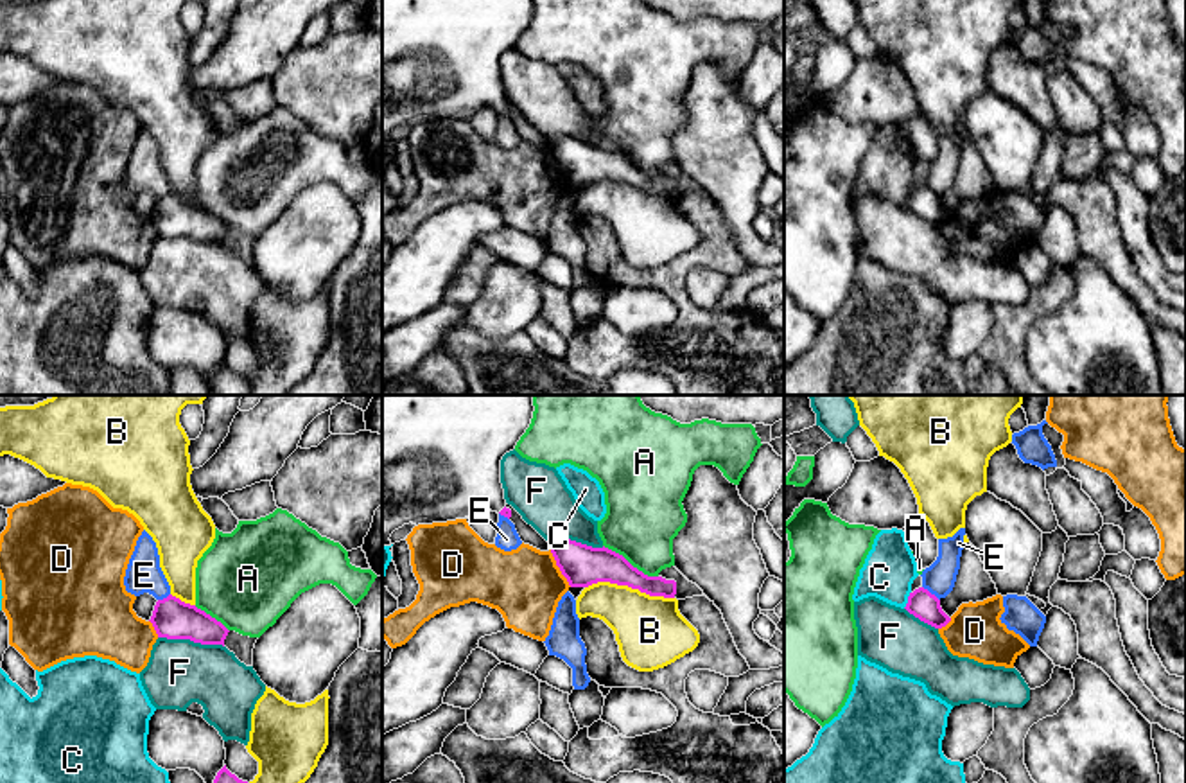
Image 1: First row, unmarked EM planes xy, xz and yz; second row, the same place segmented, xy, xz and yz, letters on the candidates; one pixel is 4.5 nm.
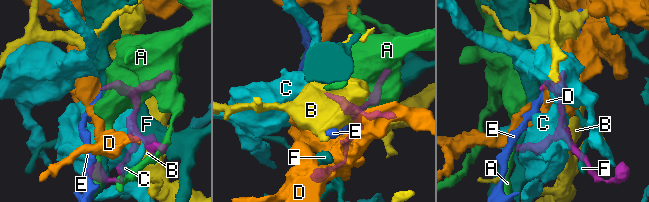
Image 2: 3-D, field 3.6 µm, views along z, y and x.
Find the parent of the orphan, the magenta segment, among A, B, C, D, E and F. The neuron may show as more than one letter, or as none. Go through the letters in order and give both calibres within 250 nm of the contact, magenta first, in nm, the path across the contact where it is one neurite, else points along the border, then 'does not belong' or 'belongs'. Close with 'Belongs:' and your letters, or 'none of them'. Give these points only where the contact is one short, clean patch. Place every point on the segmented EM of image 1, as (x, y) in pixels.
A: 180 nm thick on the magenta side, 340 nm on the other; does not belong
B: 180 nm thick on the magenta side, 320 nm on the other; does not belong
C: 130 nm thick on the magenta side, 240 nm on the other; border along yz (910, 591), (908, 602), (903, 607); does not belong
D: 180 nm thick on the magenta side, 320 nm on the other; border along xz (549, 550), (555, 564), (571, 586); does not belong
E: 130 nm thick on the magenta side, 150 nm on the other; border along yz (923, 586), (939, 600); does not belong
F: 180 nm thick on the magenta side, 300 nm on the other; does not belong
Belongs: none of them

